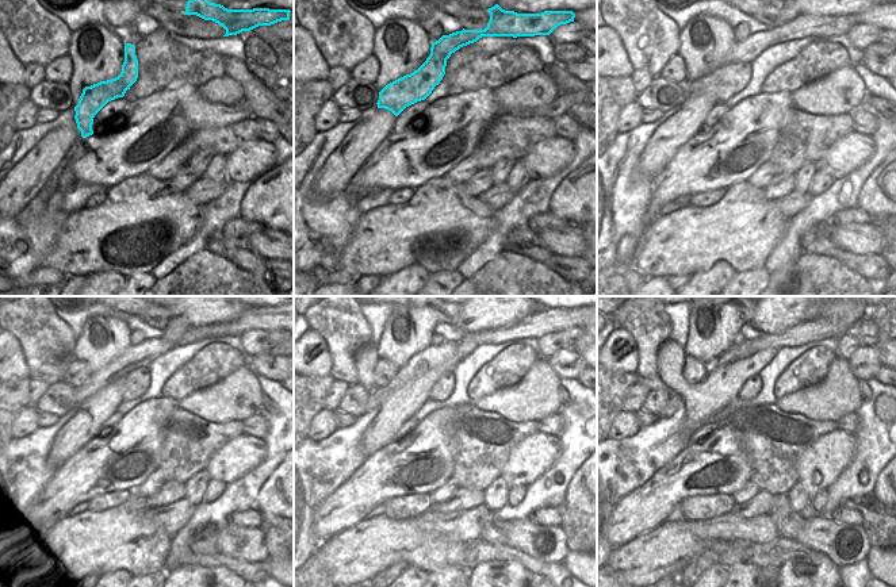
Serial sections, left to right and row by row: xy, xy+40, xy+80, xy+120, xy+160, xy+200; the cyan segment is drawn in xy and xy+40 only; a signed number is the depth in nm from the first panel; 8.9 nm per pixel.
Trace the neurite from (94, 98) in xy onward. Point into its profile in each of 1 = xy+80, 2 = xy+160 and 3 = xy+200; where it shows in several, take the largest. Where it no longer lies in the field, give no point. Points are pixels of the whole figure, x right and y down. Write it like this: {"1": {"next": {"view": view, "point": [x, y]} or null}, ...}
{"1": {"next": {"view": "xy+80", "point": [734, 75]}}, "2": {"next": {"view": "xy+160", "point": [433, 356]}}, "3": {"next": {"view": "xy+200", "point": [676, 401]}}}

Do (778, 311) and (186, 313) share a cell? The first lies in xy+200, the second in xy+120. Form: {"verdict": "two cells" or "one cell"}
{"verdict": "one cell"}

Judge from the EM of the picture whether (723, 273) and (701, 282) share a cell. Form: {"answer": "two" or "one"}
{"answer": "one"}

